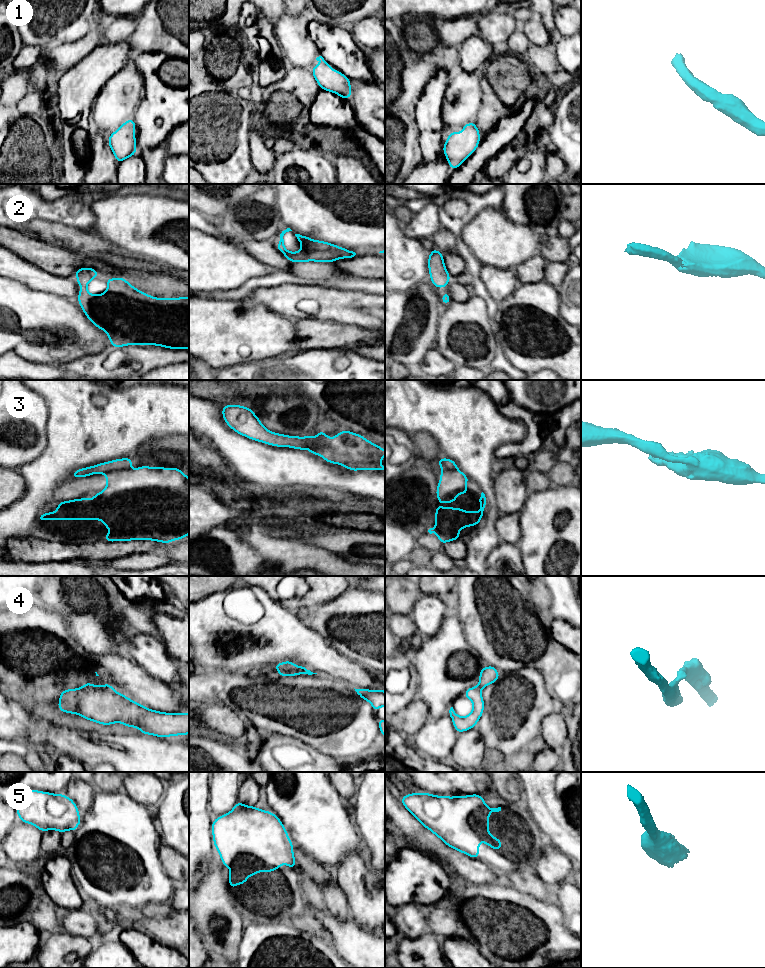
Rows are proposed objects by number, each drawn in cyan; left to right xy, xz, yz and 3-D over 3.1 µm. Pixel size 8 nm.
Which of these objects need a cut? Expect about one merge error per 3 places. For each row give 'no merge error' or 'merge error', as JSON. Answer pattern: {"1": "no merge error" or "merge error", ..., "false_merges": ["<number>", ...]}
{"1": "no merge error", "2": "no merge error", "3": "merge error", "4": "merge error", "5": "no merge error", "false_merges": ["3", "4"]}

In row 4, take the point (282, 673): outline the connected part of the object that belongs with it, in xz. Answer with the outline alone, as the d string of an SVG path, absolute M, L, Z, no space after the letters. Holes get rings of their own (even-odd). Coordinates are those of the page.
M299 669L299 670L278 670L278 673L281 677L285 677L285 676L296 676L299 674L308 674L308 675L312 675L312 674L317 674L317 673L313 673L308 669Z

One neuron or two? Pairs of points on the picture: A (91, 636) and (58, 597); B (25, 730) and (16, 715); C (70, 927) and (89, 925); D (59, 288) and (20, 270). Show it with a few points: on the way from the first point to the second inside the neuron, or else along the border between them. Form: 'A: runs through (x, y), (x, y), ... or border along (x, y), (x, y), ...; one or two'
A: runs through (83, 626), (70, 613), (67, 607); one
B: runs through (21, 726), (16, 719); one
C: runs through (75, 925), (84, 925); one
D: runs through (49, 283), (30, 275); one

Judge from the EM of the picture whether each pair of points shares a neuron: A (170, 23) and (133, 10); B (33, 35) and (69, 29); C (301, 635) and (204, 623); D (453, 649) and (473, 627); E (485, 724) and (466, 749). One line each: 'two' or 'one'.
A: two
B: one
C: one
D: two
E: two

